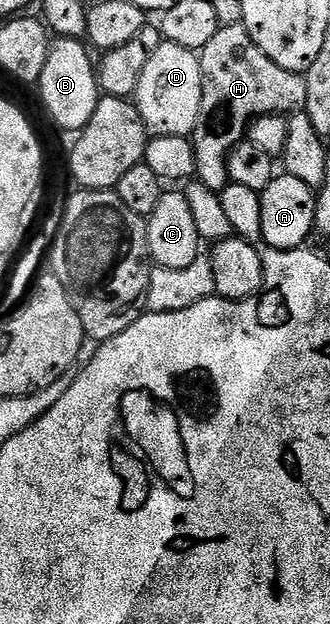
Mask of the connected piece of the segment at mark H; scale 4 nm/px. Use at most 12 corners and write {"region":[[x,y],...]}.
{"region":[[238,26],[199,54],[197,181],[223,192],[256,118],[303,110],[305,80]]}

